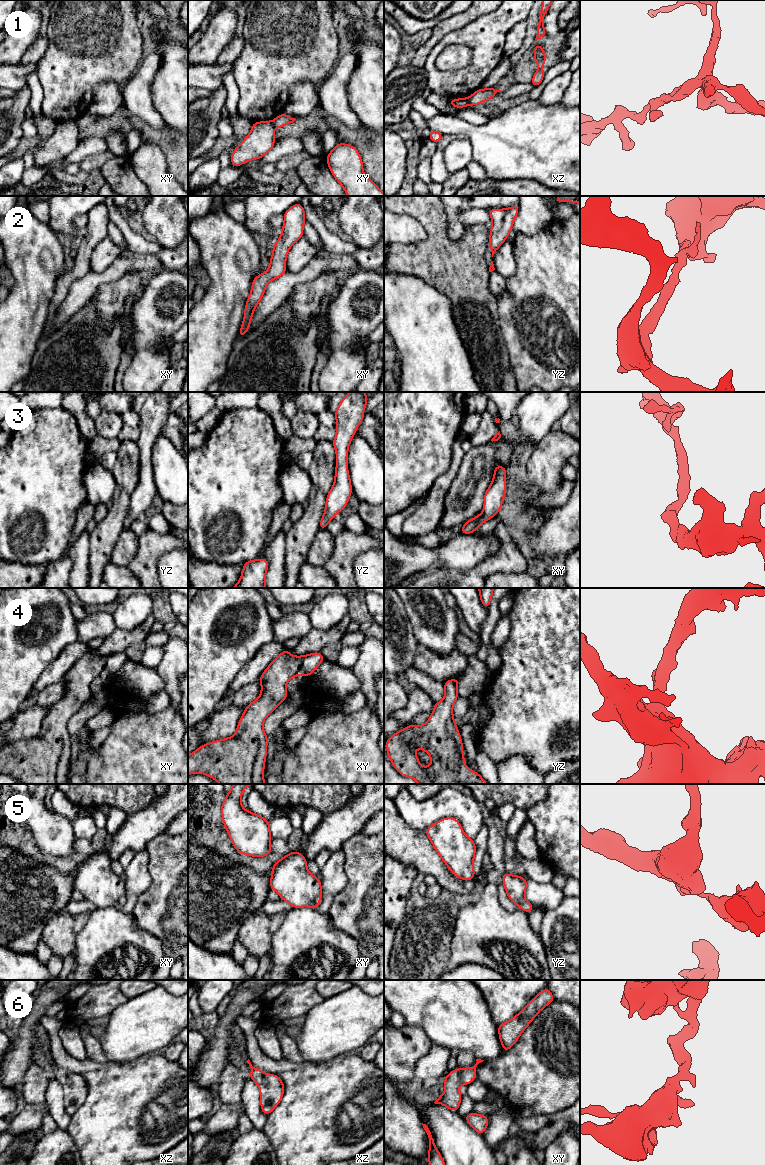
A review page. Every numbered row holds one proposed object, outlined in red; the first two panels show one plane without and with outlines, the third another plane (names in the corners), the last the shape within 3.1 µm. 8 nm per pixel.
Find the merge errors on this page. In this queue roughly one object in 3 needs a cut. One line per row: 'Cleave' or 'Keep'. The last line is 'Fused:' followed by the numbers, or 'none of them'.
1: Cleave
2: Keep
3: Keep
4: Keep
5: Cleave
6: Keep
Fused: 1, 5

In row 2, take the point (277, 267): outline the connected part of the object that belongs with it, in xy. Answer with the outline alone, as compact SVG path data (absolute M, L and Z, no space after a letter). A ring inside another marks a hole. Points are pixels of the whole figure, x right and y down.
M301 203L292 205L284 214L281 237L275 242L270 265L266 272L259 274L252 281L250 295L247 299L244 319L239 331L239 338L245 336L250 328L250 322L257 304L262 299L267 284L282 276L286 271L286 257L292 245L303 237L305 211Z

